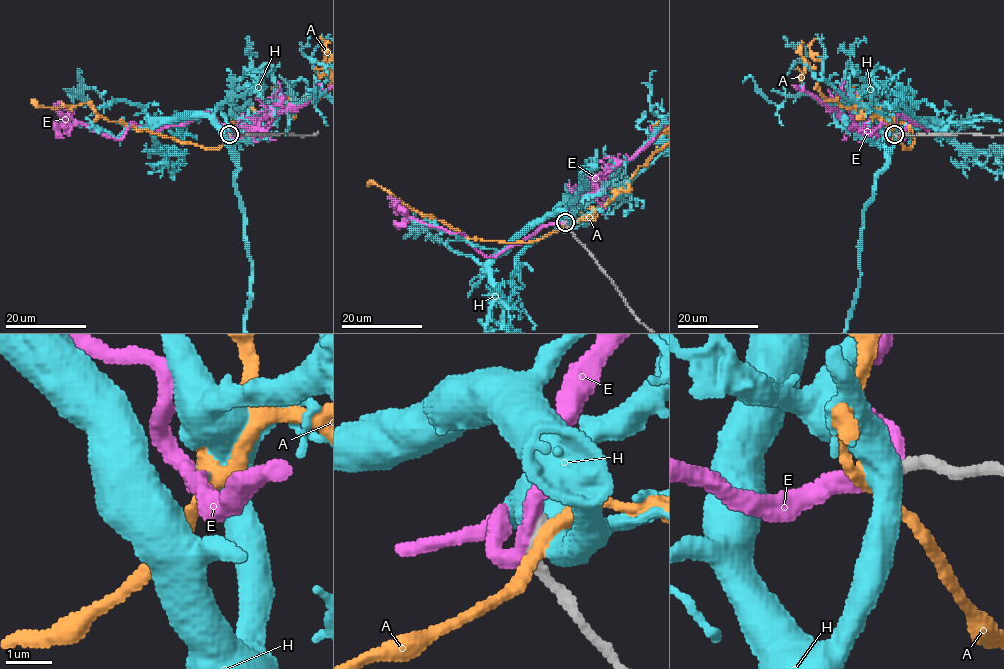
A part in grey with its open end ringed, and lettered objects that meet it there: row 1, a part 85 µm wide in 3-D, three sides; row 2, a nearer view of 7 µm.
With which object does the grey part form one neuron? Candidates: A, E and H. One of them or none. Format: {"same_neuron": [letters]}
{"same_neuron": ["E"]}

